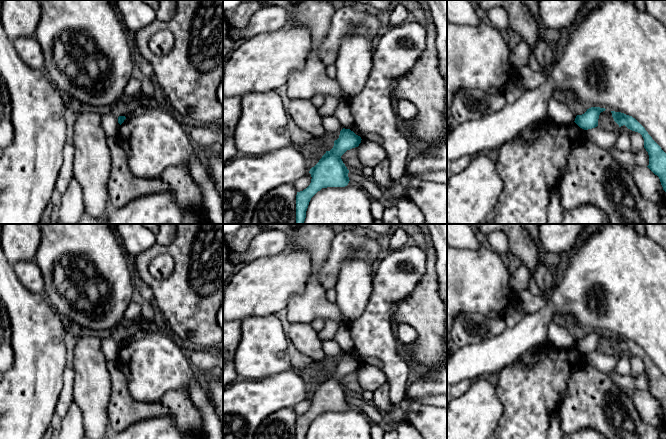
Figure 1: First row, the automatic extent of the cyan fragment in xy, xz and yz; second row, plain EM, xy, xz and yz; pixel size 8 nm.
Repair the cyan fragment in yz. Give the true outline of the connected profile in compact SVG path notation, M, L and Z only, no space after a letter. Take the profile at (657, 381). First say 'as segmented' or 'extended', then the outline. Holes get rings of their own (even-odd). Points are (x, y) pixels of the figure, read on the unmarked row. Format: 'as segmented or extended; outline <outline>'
as segmented; outline M611 335L611 337L619 351L625 349L628 353L642 359L644 372L649 379L649 389L647 391L659 401L663 414L666 416L666 377L635 342L621 336Z

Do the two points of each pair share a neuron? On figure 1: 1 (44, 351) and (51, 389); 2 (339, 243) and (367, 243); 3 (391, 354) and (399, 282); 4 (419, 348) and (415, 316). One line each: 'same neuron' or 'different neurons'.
1: same neuron
2: same neuron
3: same neuron
4: same neuron

